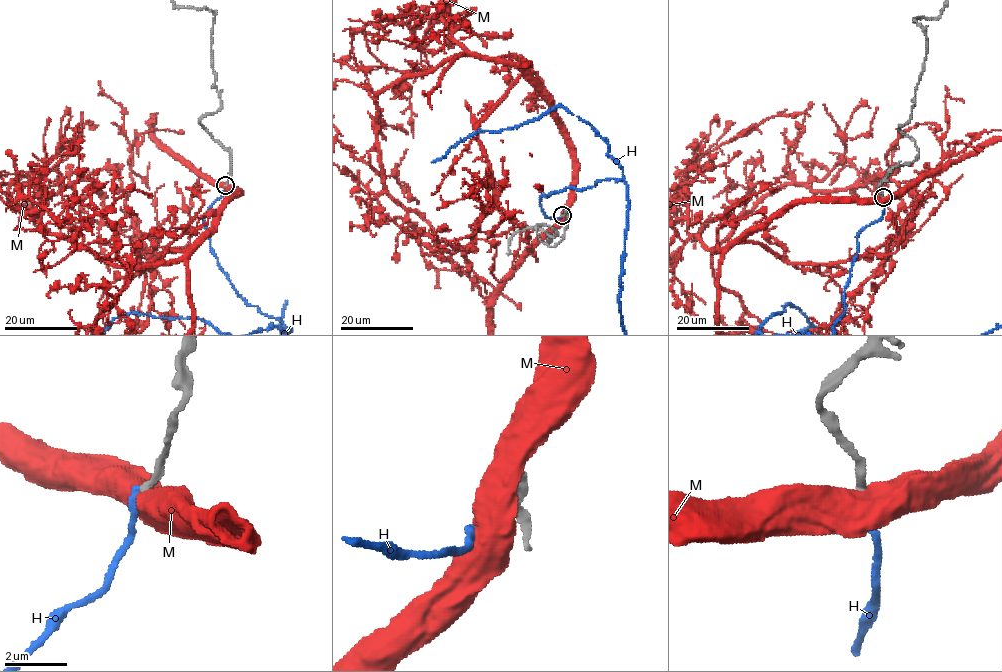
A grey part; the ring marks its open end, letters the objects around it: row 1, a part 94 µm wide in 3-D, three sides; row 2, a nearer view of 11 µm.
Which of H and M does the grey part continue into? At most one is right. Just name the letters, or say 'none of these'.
H

